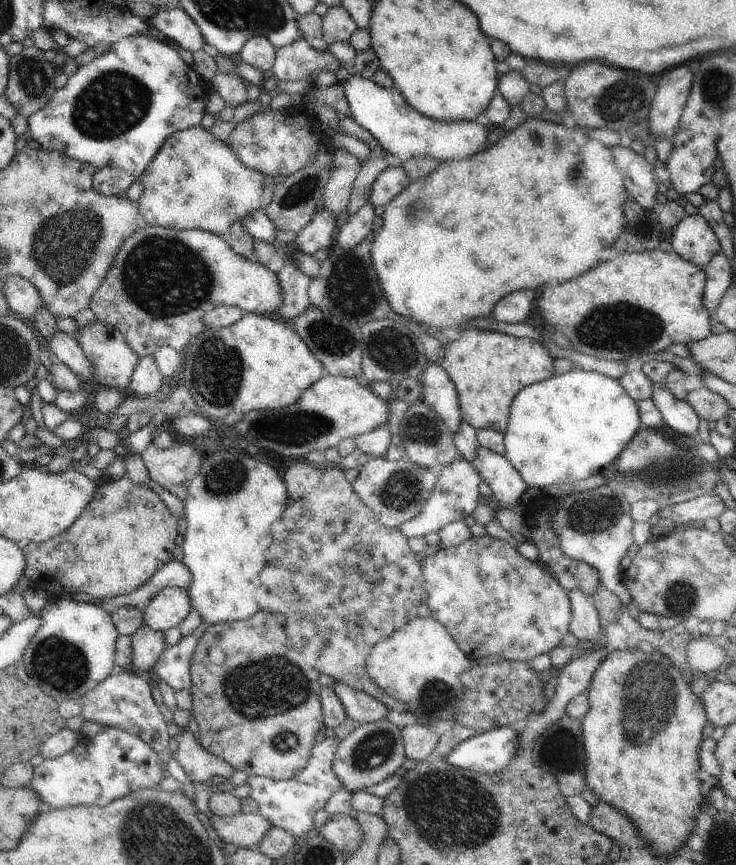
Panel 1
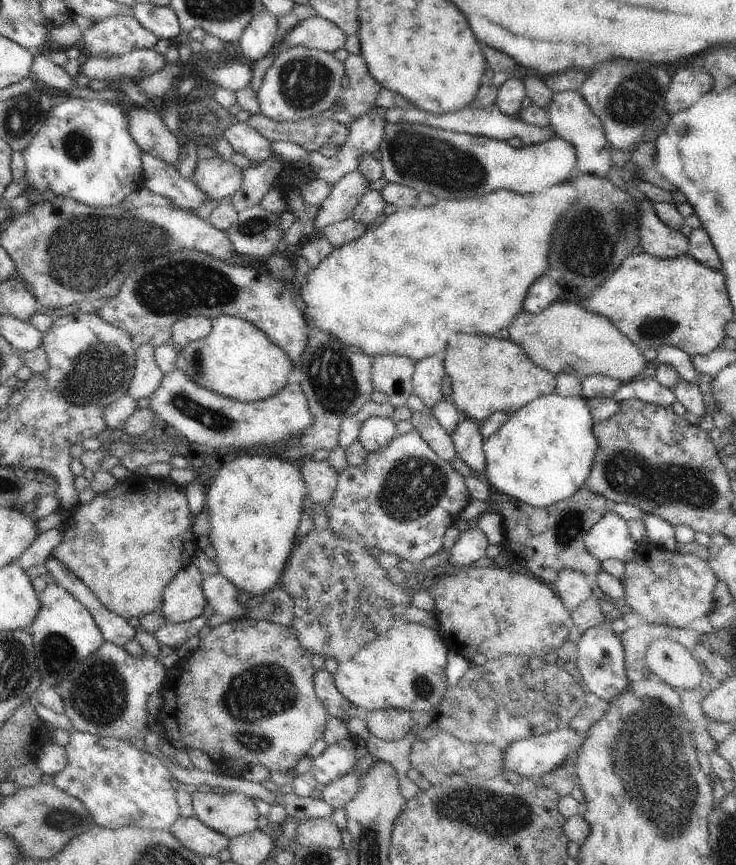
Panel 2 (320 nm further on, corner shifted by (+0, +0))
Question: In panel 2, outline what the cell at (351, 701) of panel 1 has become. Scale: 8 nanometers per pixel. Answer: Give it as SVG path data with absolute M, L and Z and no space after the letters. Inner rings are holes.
M401 709L366 711L363 718L370 734L386 741L401 740L415 726L412 712Z

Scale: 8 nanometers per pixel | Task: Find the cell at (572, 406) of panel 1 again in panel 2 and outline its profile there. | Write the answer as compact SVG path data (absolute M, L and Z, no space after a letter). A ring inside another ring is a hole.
M540 394L538 398L510 415L506 424L500 426L500 429L484 442L486 472L483 478L492 491L516 498L530 506L547 508L571 498L584 487L598 452L598 438L593 429L595 423L587 401L588 399L578 394Z

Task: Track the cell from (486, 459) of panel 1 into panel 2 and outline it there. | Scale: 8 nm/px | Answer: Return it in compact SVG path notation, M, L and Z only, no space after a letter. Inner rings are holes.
M463 416L452 432L451 440L457 457L466 462L476 475L483 477L486 472L485 439L480 434L479 423Z

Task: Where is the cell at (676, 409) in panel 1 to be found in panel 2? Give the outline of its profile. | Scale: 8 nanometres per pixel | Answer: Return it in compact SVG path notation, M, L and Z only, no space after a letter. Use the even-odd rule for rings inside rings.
M654 378L626 382L614 392L612 398L620 403L629 399L637 399L662 408L670 408L676 402L672 390L662 386Z

